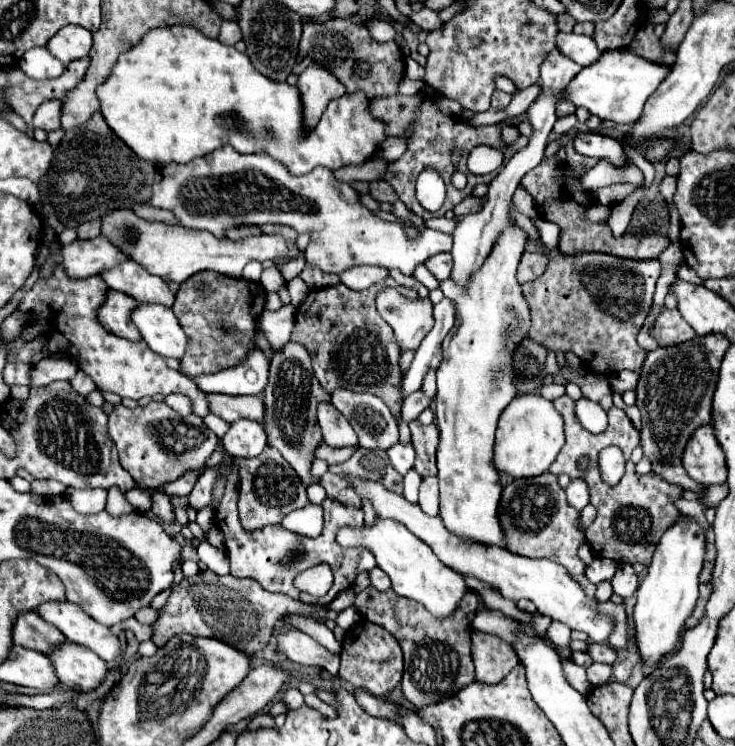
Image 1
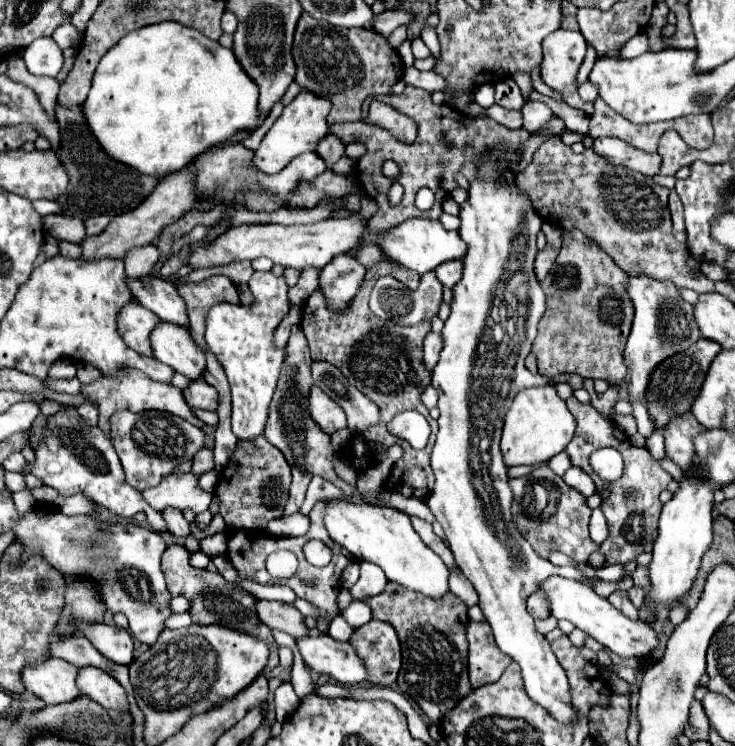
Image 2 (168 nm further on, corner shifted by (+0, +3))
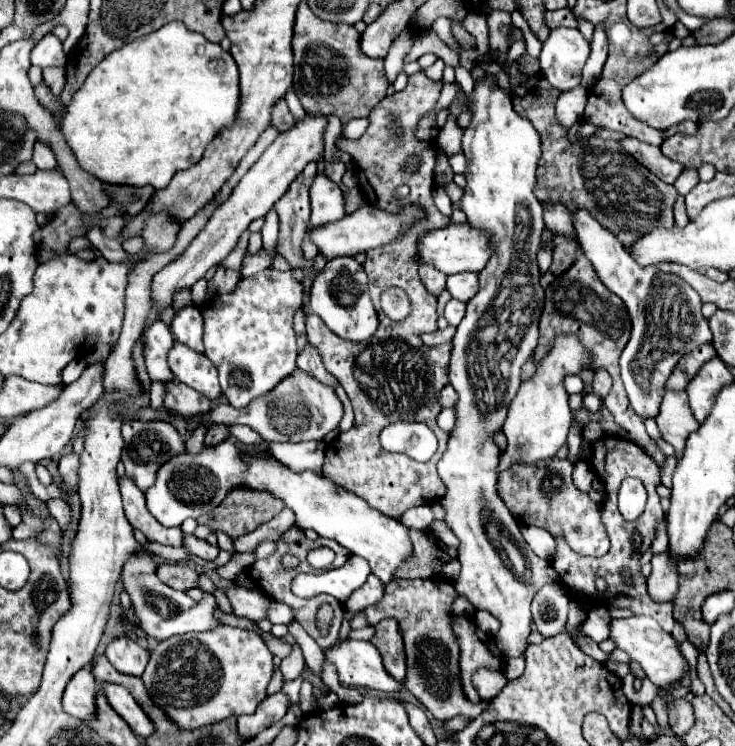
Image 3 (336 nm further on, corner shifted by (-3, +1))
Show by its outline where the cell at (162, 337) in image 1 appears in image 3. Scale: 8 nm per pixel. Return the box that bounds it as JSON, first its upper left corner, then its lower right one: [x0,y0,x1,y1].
[169,342,221,400]

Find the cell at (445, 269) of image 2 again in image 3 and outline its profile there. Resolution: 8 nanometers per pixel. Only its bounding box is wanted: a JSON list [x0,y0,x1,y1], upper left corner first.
[447,272,477,302]

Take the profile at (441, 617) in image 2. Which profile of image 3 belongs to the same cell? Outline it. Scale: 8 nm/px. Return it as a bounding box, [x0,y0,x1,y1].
[365,580,485,720]

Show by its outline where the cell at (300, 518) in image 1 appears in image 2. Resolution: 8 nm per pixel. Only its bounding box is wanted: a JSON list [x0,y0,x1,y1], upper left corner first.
[266,512,310,536]

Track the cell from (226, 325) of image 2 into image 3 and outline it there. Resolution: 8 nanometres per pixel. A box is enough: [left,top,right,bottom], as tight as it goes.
[203,270,303,408]

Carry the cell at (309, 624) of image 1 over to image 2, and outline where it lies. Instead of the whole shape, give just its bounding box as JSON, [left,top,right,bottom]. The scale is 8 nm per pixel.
[256,600,308,638]

